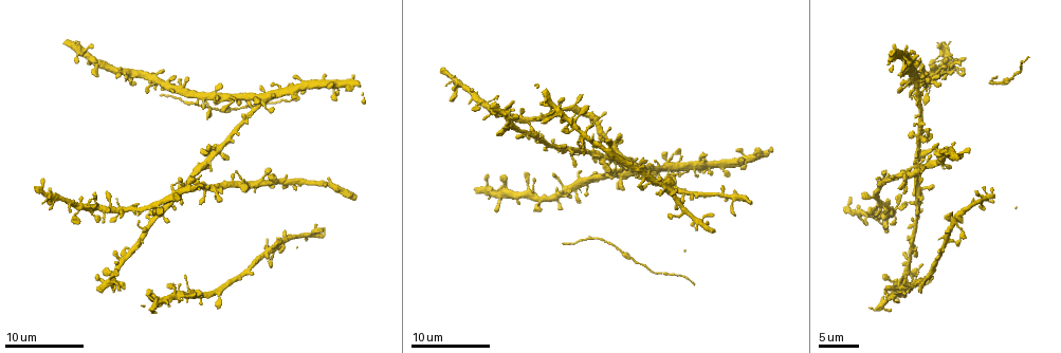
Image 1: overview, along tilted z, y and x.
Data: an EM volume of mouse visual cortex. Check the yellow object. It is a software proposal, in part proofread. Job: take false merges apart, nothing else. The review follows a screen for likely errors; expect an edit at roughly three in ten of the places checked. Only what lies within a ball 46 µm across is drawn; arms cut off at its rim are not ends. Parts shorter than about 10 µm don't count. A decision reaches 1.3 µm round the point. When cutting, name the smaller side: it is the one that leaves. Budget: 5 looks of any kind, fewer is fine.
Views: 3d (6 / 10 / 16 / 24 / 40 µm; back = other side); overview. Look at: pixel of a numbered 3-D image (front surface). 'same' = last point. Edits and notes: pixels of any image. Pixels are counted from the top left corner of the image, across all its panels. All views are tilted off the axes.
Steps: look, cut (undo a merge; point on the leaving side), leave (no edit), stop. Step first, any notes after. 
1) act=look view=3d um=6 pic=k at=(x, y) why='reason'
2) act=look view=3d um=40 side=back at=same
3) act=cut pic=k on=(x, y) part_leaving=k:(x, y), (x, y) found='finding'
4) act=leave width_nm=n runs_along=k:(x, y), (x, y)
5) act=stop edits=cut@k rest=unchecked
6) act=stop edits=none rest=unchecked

act=look view=3d um=10 pic=1 at=(958, 216) why='thick turns thin'

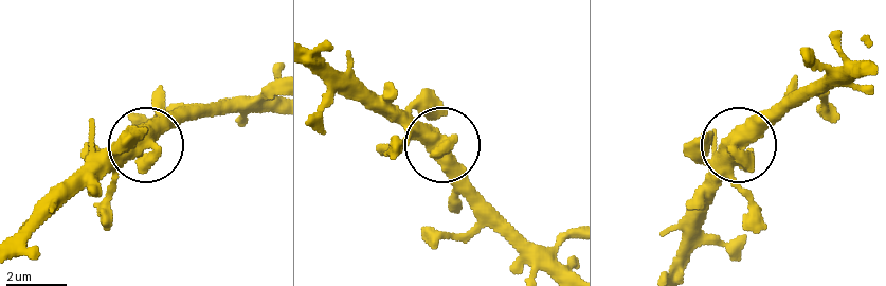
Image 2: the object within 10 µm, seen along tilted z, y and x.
act=look view=3d um=10 side=back pic=2 at=(743, 142)

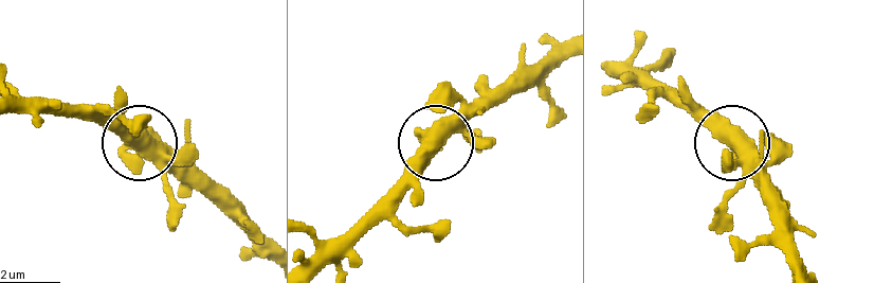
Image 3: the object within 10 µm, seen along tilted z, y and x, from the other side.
act=leave runs_along=3:(562, 46), (496, 86), (393, 193) found='continuous, no second cell'

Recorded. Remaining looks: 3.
act=look view=3d um=16 pic=1 at=(916, 90) why='four-way junction'

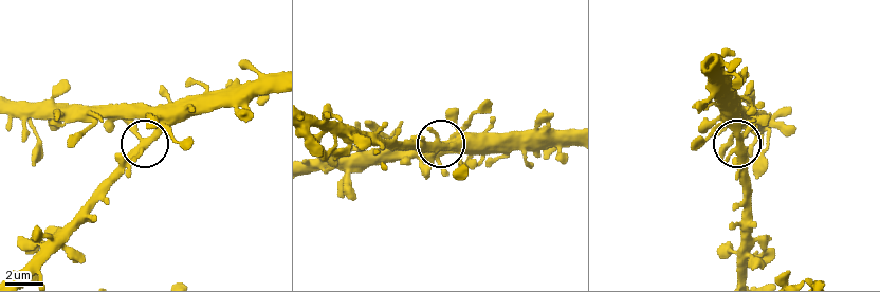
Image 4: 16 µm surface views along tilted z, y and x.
act=leave arms=4 runs_along=4:(19, 274), (189, 97) found='all the same cell'

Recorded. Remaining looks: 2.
act=look view=3d um=6 pic=1 at=(602, 133) why='looks like a crossing'

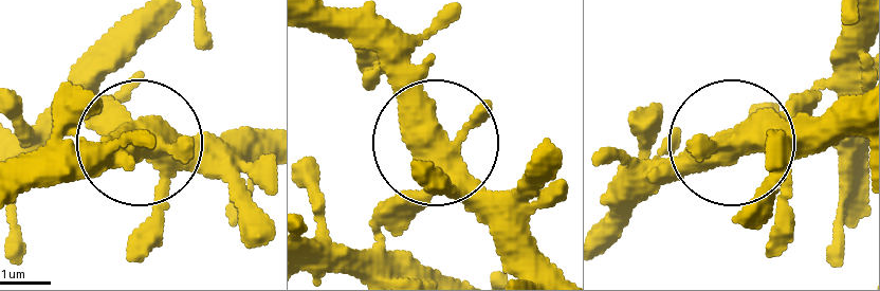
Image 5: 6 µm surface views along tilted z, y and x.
act=leave arms=5 runs_along=5:(351, 252), (384, 226), (431, 152), (552, 262) found='all the same cell'

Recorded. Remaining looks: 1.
act=stop edits=none rest=unchecked

